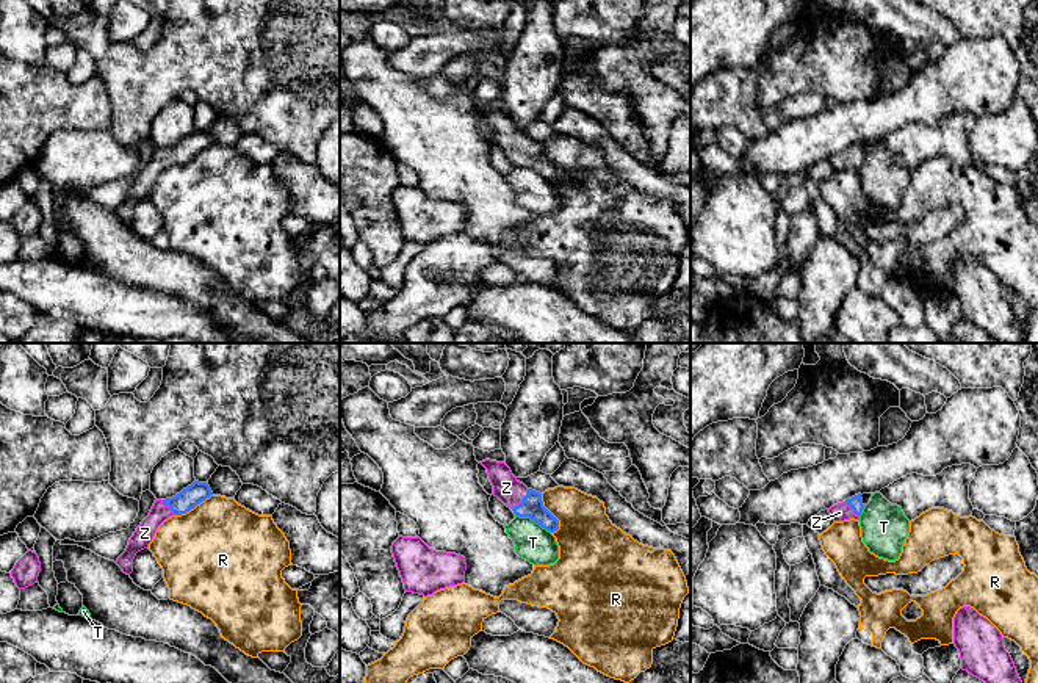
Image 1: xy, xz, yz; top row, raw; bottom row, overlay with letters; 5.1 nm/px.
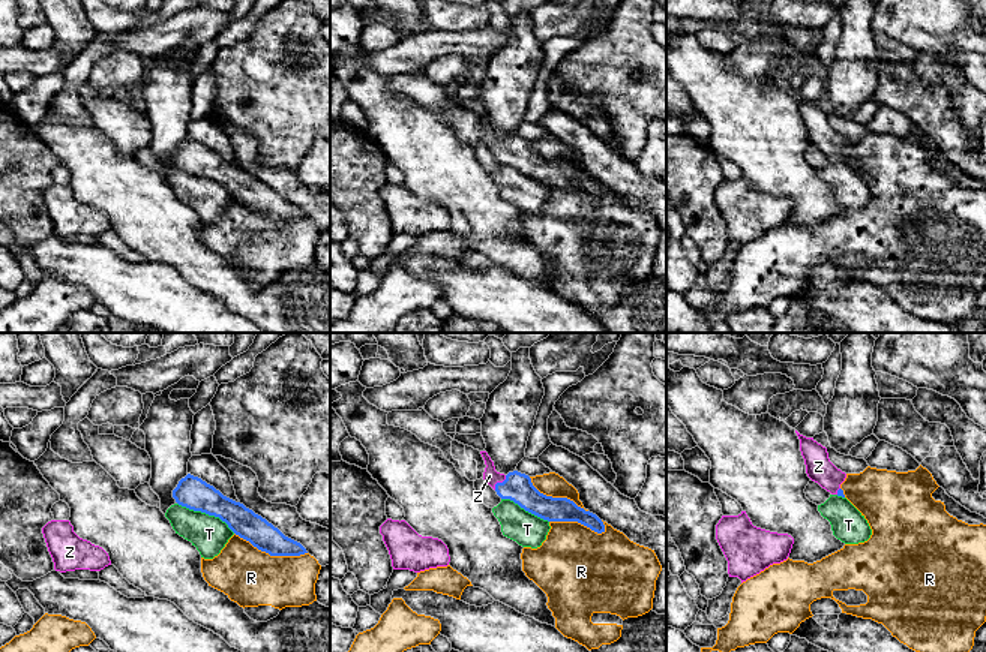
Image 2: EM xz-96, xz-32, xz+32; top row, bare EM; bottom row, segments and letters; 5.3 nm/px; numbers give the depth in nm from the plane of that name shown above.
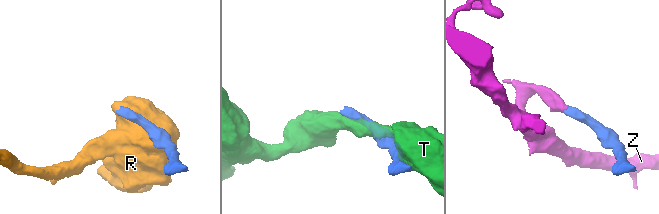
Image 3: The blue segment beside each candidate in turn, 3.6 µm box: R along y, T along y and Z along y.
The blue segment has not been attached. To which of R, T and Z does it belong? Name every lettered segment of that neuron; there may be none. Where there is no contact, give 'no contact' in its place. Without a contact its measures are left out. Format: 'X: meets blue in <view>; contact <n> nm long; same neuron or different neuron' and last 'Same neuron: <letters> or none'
R: meets blue in xz; contact 220 nm long; different neuron
T: meets blue in xz; contact 200 nm long; different neuron
Z: meets blue in xz; contact 140 nm long; same neuron
Same neuron: Z

